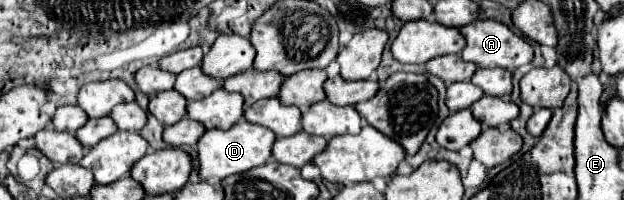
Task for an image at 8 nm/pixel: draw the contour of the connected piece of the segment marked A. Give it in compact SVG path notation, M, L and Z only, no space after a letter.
M489 18L475 20L473 24L463 26L461 28L461 34L467 40L467 46L463 48L461 58L467 60L467 62L475 62L481 68L499 66L499 68L505 68L505 70L513 70L513 68L519 68L519 66L527 66L533 60L533 48L531 48L531 44L523 36L515 34L503 22L489 20Z

